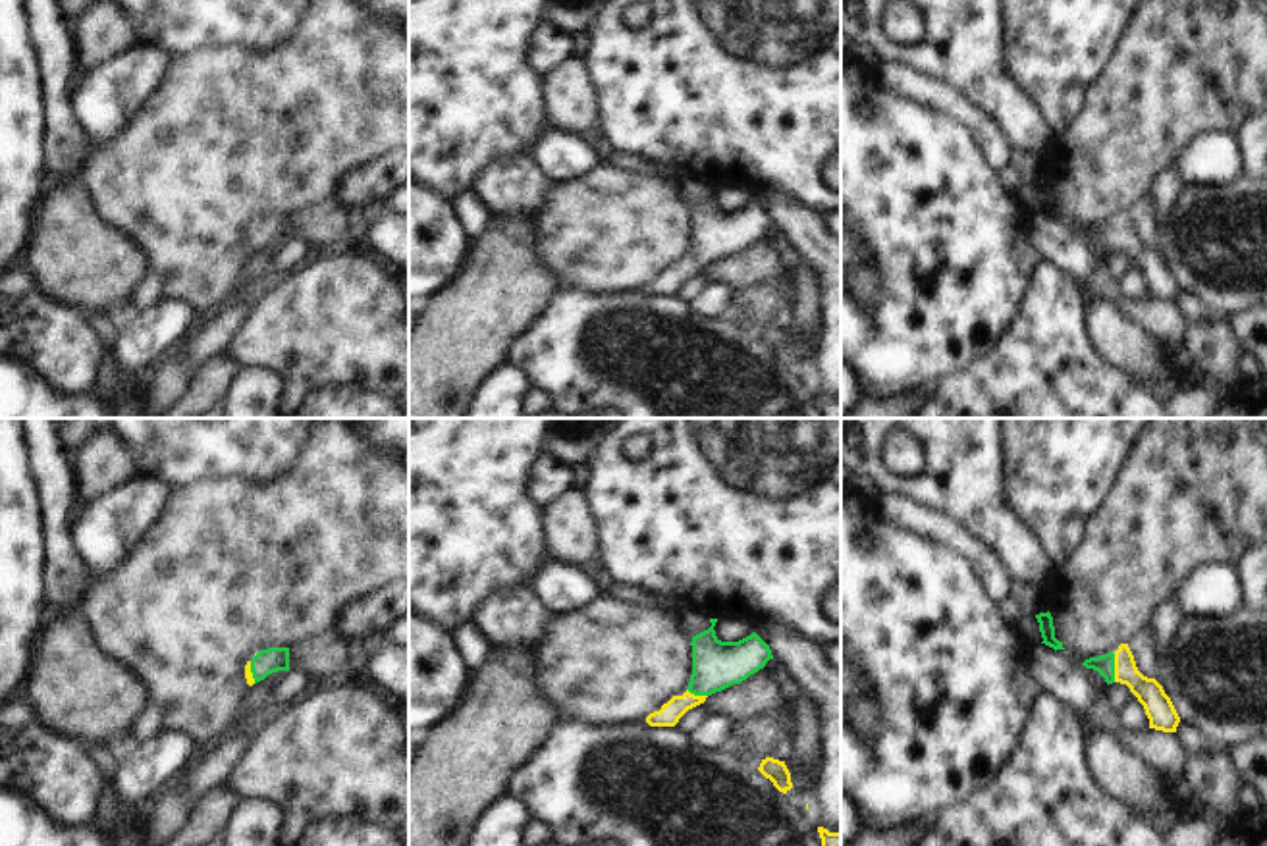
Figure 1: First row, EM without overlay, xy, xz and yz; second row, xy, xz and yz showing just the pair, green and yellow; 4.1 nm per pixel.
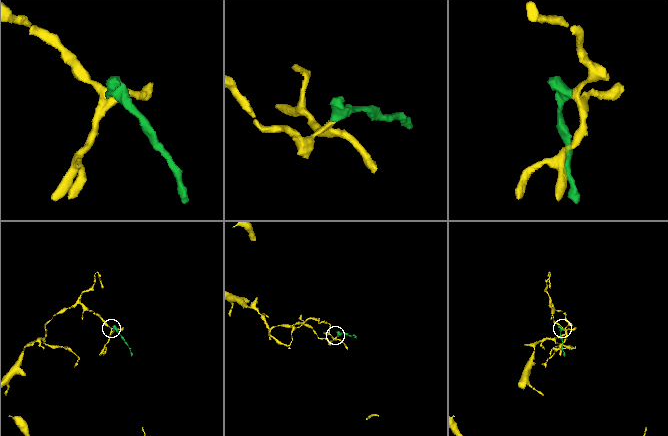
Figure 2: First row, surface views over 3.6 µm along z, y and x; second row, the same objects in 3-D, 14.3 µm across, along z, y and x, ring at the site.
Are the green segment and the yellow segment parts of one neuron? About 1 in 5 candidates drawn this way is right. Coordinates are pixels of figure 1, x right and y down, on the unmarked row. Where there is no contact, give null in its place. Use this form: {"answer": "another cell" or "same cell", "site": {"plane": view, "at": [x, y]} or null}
{"answer": "same cell", "site": {"plane": "yz", "at": [1113, 236]}}

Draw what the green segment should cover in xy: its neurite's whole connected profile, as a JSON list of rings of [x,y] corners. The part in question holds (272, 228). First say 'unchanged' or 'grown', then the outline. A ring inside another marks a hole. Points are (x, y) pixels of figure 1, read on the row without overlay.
grown | [[[268,216],[255,222],[245,233],[245,247],[253,254],[278,239],[289,239],[289,216]]]

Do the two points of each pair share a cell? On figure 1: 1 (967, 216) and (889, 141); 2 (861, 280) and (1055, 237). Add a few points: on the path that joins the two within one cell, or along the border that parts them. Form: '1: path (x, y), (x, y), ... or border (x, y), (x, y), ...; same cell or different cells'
1: path (951, 191), (945, 174), (922, 174), (915, 166); same cell
2: border (1030, 216), (1030, 243), (1044, 261); different cells

